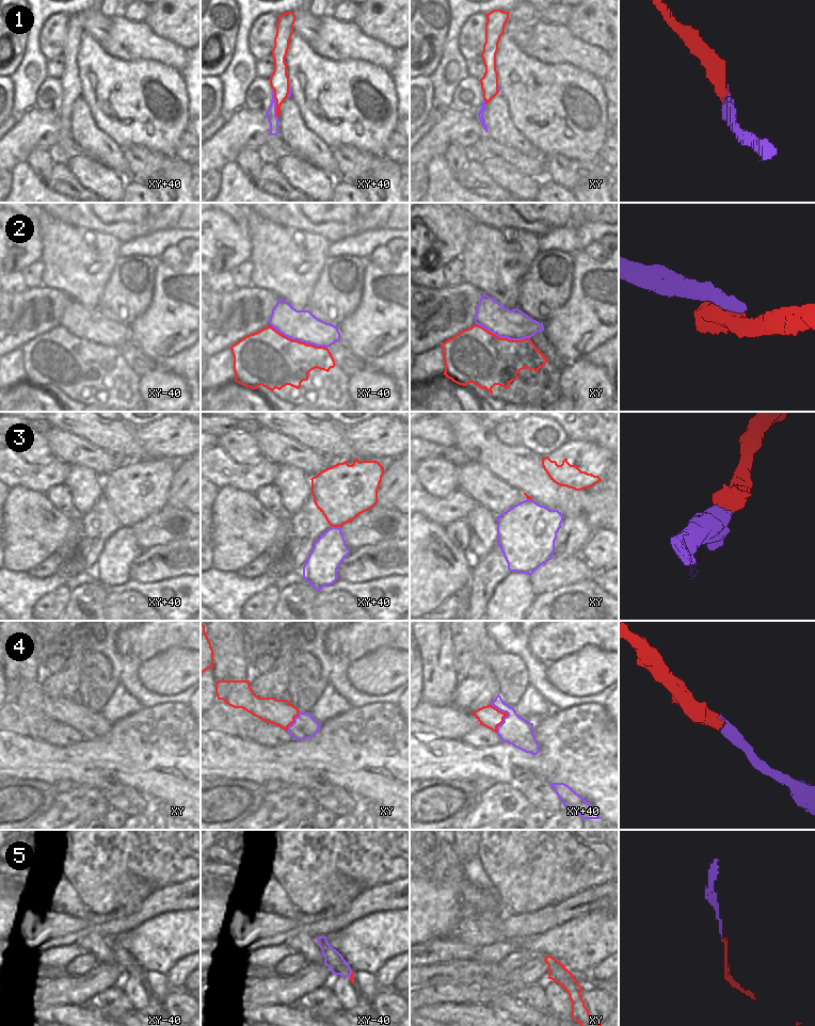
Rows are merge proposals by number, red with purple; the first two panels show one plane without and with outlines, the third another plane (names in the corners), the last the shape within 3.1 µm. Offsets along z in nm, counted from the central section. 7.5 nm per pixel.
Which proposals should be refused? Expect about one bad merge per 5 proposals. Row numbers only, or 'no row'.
1.

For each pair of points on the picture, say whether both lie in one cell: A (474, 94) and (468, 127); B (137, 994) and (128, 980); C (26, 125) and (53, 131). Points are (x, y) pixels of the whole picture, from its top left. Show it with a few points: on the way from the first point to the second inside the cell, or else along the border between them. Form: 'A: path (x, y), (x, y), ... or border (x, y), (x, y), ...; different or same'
A: border (483, 99), (477, 113), (461, 112), (451, 107); different
B: path (136, 991), (129, 983); same
C: path (32, 125), (47, 125); same

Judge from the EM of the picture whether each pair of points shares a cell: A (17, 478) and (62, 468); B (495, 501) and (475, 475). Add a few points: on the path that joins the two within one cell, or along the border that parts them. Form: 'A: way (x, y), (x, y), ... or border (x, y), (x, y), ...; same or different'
A: way (28, 477), (46, 477), (51, 474); same
B: way (494, 495), (481, 481); same

